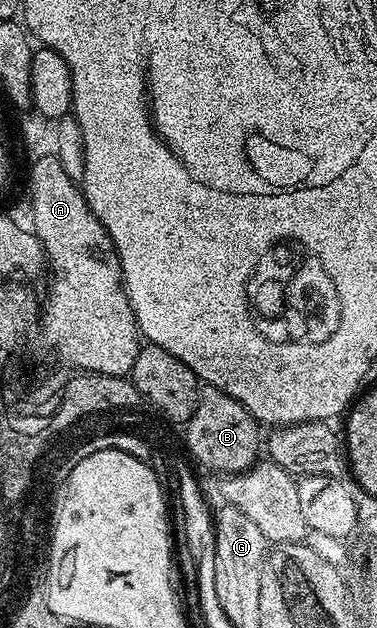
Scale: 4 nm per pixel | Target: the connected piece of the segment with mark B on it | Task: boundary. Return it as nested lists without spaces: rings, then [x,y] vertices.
[[[207,388],[199,396],[198,406],[189,421],[185,422],[186,445],[190,453],[206,469],[215,469],[218,475],[242,473],[259,460],[259,422],[232,395],[219,389]]]

